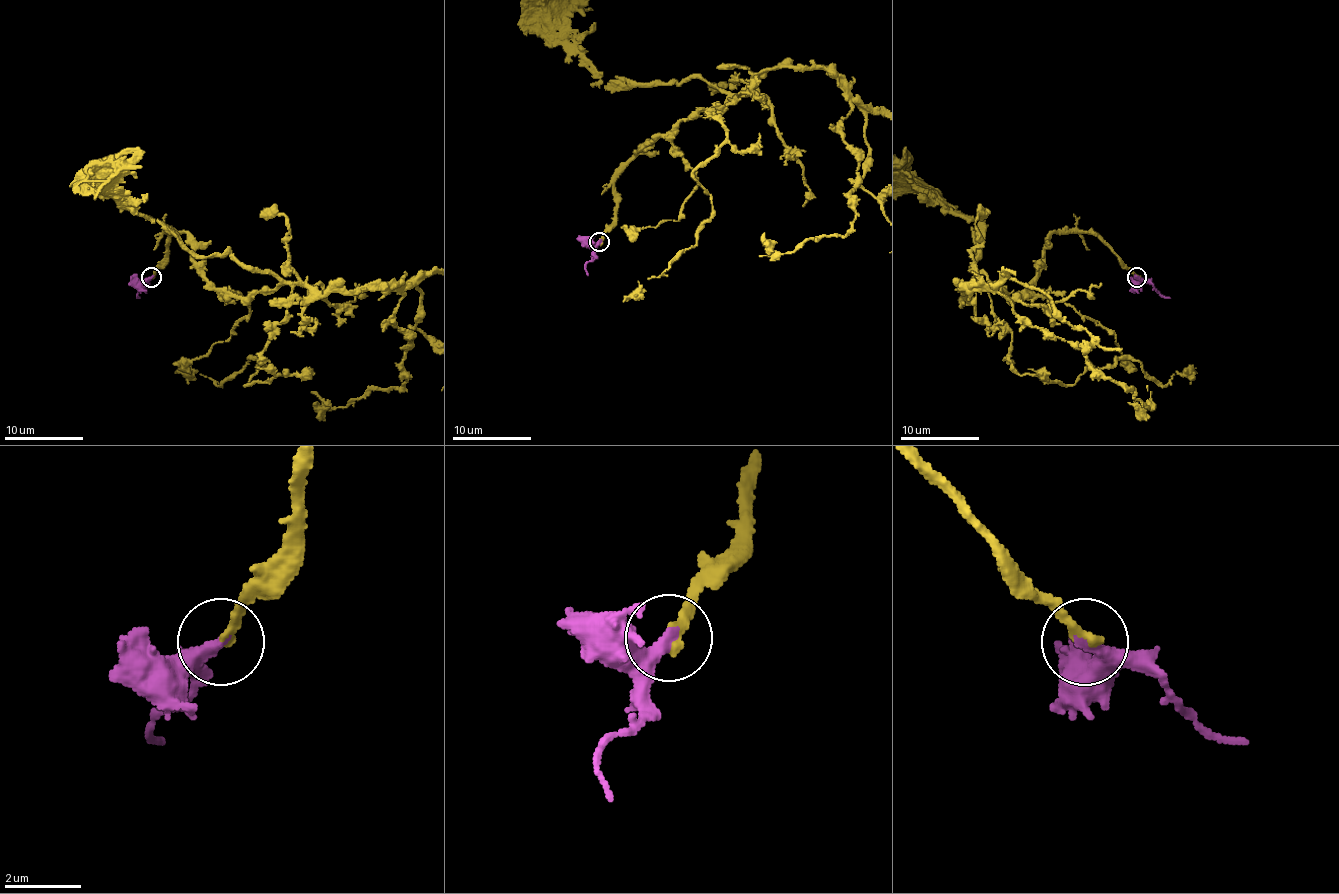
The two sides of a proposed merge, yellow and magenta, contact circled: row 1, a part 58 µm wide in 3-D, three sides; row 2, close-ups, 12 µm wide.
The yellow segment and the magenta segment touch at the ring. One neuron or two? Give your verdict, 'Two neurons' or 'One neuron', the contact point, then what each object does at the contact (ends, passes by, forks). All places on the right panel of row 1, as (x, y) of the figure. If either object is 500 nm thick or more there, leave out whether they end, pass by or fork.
One neuron. Place: (1136, 277). At the ring yellow ends. At the ring magenta ends

